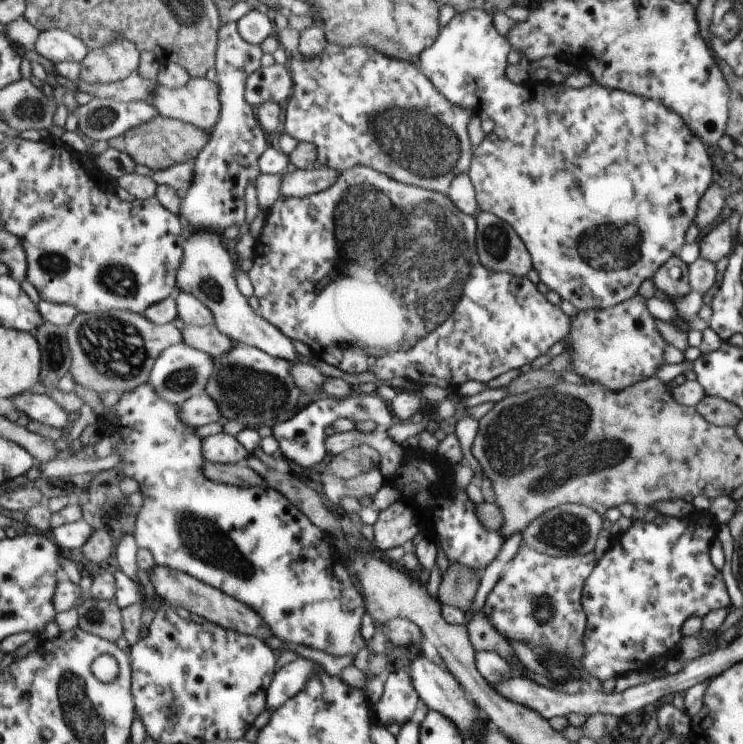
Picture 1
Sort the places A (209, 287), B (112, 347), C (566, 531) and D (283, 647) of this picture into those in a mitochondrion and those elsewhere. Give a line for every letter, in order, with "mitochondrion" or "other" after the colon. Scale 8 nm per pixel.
A: mitochondrion
B: mitochondrion
C: mitochondrion
D: other

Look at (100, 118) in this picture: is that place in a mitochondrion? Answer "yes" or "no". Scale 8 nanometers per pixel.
yes

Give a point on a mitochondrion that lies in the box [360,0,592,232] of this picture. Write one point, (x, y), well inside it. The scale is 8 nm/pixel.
(426, 146)

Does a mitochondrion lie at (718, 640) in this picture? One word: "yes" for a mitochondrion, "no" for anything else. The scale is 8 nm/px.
no

